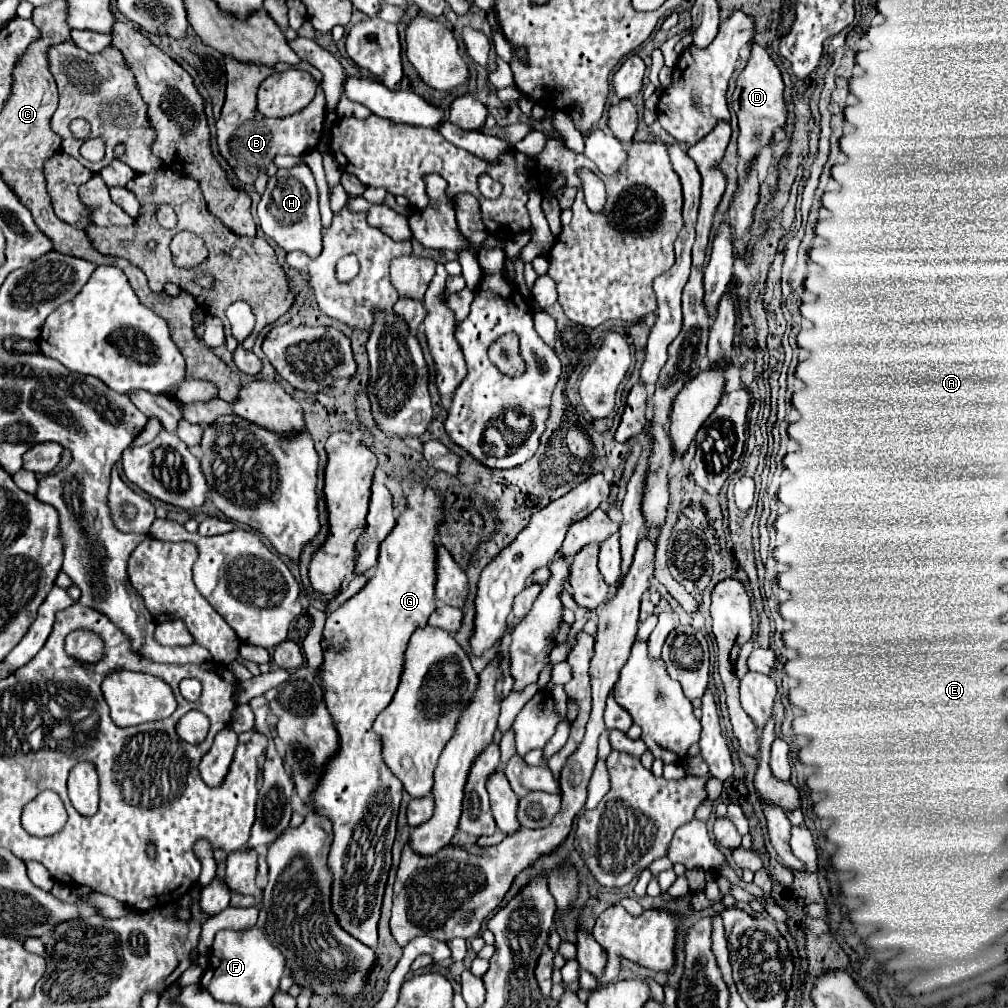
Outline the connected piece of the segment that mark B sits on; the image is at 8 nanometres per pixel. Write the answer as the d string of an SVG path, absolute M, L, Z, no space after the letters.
M225 56L225 72L227 72L227 96L225 106L221 110L221 118L217 120L217 144L223 158L233 166L235 176L241 184L253 184L257 176L273 164L277 154L287 156L303 156L311 152L319 144L323 120L325 120L325 94L321 86L317 86L313 102L309 102L301 112L285 116L285 118L265 118L257 110L257 88L261 80L265 80L275 70L289 70L289 64L275 64L275 66L255 66L243 64L231 56Z

